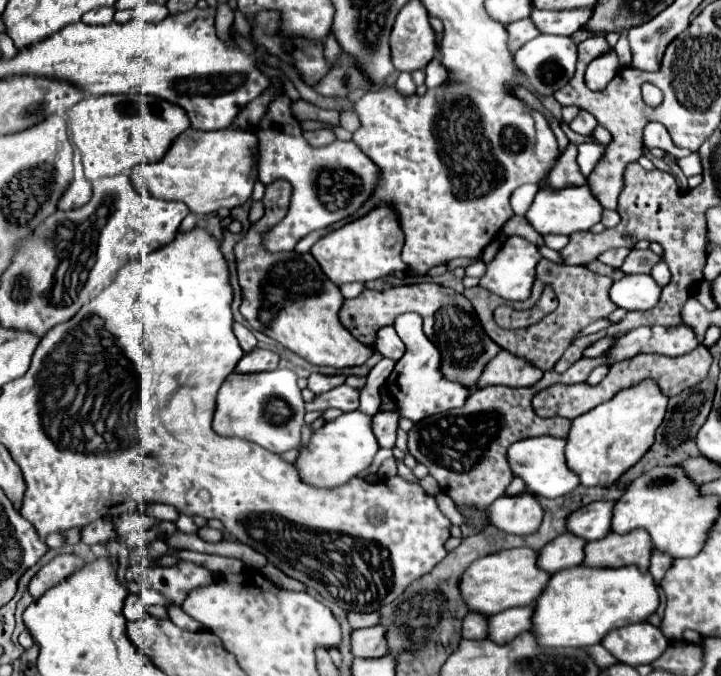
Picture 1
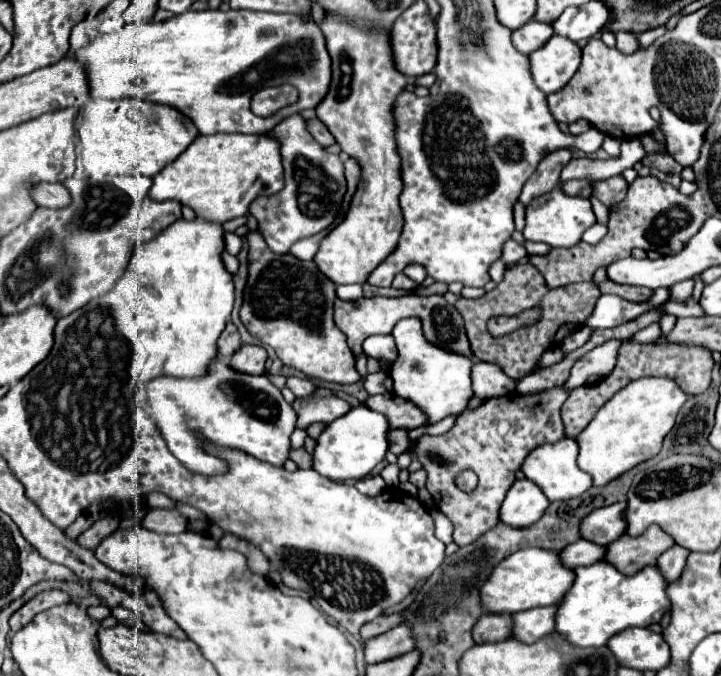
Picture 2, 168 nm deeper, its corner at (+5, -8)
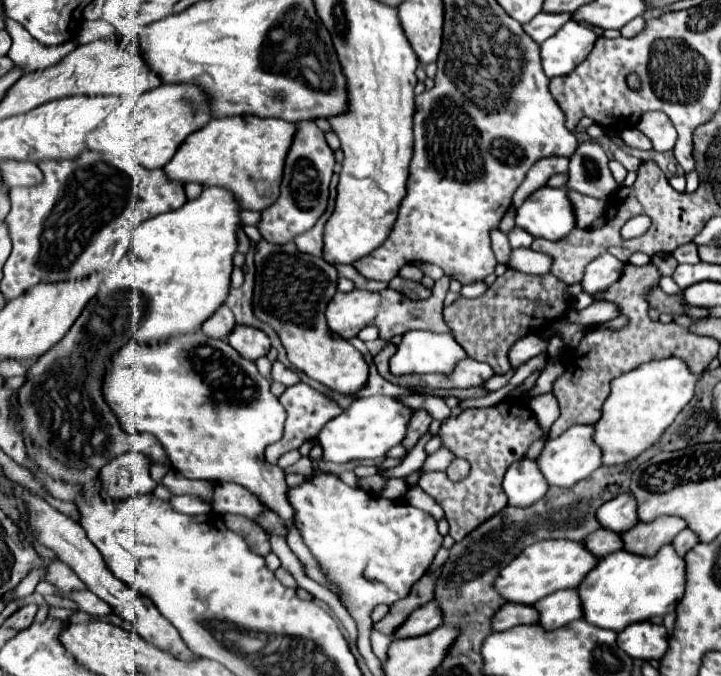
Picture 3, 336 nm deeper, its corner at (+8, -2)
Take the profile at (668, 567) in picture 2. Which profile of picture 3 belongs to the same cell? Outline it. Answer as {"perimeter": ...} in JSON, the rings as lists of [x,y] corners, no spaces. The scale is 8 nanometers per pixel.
{"perimeter":[[[685,529],[685,531],[681,531],[681,533],[675,537],[673,547],[675,547],[675,551],[683,557],[683,555],[685,555],[687,551],[691,551],[697,543],[699,543],[697,533],[695,533],[695,531],[691,531],[691,529]]]}

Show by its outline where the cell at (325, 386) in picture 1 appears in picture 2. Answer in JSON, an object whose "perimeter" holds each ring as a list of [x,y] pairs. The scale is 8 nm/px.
{"perimeter":[[[288,377],[286,385],[288,385],[288,389],[292,389],[292,393],[296,397],[308,397],[316,389],[316,385],[306,377]]]}

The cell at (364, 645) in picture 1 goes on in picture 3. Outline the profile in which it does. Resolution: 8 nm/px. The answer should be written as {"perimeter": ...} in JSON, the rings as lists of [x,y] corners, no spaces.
{"perimeter":[[[433,601],[425,603],[423,607],[415,609],[407,623],[403,623],[403,627],[399,627],[395,631],[395,639],[405,639],[405,637],[417,637],[417,635],[423,635],[423,633],[429,633],[433,631],[435,627],[443,625],[443,613],[441,613],[441,607]]]}

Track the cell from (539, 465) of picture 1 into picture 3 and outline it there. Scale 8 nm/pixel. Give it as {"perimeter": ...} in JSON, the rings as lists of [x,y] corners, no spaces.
{"perimeter":[[[573,425],[561,437],[549,439],[537,463],[549,485],[573,487],[577,481],[587,479],[597,467],[601,467],[601,449],[593,439],[593,425]]]}

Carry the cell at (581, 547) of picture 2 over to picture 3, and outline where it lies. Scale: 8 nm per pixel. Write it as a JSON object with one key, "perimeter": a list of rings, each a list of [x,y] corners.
{"perimeter":[[[601,527],[585,539],[585,547],[597,557],[605,557],[607,553],[615,553],[621,549],[621,535]]]}

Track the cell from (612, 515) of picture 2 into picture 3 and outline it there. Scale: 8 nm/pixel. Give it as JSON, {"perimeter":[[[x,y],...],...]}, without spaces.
{"perimeter":[[[631,493],[619,495],[613,501],[605,503],[599,511],[597,511],[597,519],[601,523],[601,527],[611,529],[615,533],[627,531],[629,527],[639,523],[637,517],[637,501]]]}

